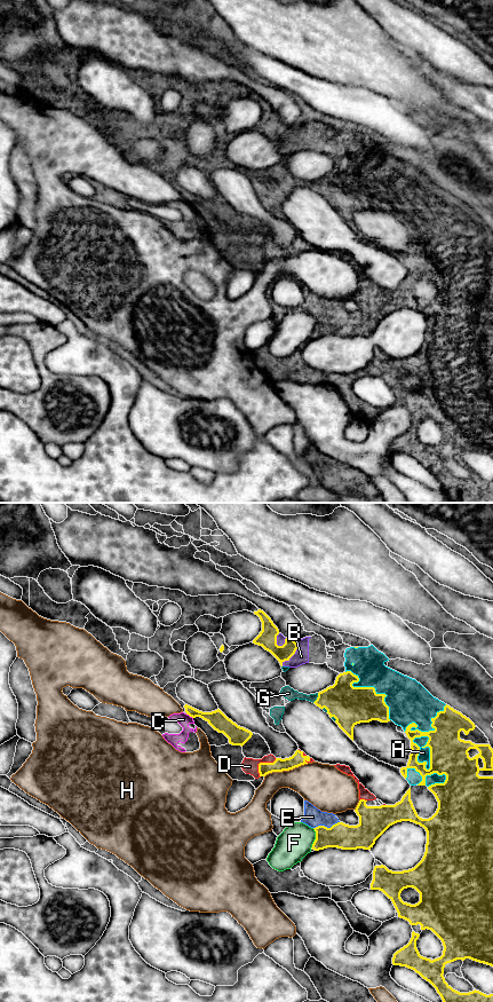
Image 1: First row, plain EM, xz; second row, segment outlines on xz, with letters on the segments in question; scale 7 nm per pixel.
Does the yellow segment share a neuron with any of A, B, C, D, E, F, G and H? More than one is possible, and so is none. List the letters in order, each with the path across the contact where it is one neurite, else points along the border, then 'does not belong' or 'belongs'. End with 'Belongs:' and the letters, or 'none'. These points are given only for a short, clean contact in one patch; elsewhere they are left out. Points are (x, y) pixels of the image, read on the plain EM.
A: belongs
B: belongs
C: border along xz (185, 200), (192, 205); does not belong
D: belongs
E: runs through xz (340, 322), (333, 321), (326, 314), (312, 304); belongs
F: does not belong
G: belongs
H: does not belong
Belongs: A, B, D, E, G

